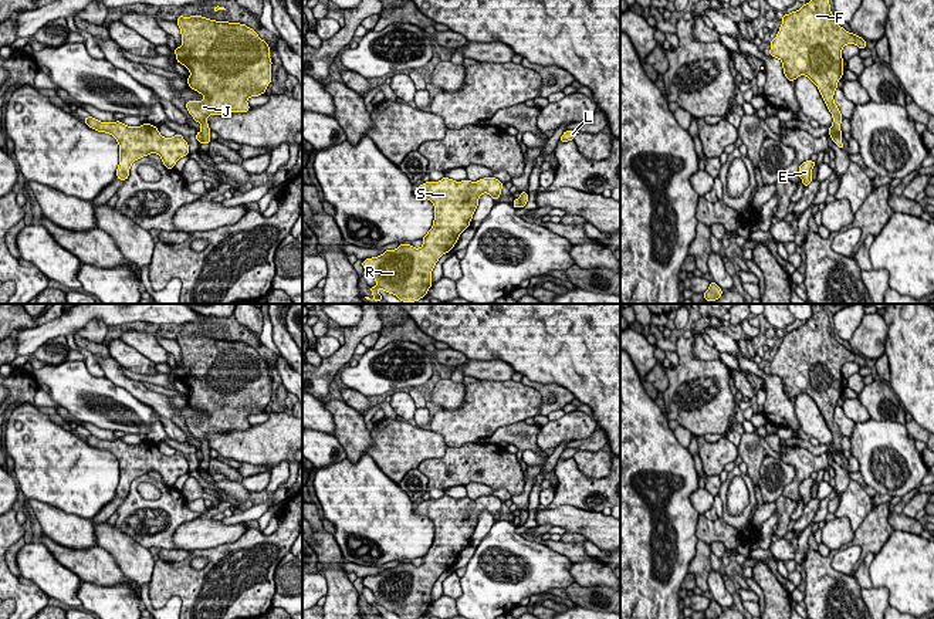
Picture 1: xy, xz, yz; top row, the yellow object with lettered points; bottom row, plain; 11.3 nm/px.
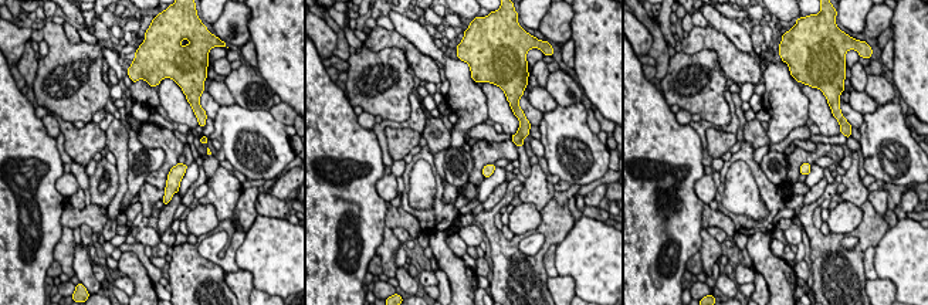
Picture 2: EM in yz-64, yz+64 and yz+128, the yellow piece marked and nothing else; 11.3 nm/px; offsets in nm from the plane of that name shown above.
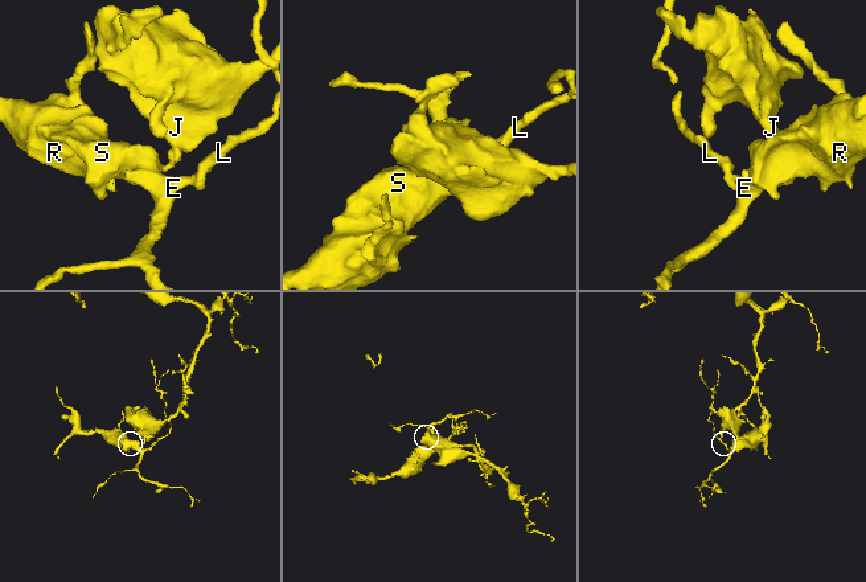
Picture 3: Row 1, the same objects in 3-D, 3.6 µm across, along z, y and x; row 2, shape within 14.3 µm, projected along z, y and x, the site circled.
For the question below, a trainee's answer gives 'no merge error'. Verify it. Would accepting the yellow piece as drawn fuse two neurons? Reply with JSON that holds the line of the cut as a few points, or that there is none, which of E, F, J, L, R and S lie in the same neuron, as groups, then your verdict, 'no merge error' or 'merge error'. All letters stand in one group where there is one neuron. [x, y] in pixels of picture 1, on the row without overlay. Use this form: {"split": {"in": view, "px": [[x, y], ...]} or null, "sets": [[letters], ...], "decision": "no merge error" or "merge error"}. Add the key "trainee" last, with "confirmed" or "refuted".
{"split": {"in": "yz", "px": [[841, 452], [836, 452], [832, 457]]}, "sets": [["E", "L", "R", "S"], ["F", "J"]], "decision": "merge error", "trainee": "refuted"}

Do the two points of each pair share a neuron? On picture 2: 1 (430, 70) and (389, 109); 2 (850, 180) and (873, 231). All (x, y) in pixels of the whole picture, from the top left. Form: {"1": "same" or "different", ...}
{"1": "different", "2": "different"}

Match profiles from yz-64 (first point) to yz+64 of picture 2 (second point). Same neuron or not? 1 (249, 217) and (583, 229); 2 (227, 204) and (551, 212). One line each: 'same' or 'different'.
1: different
2: different

